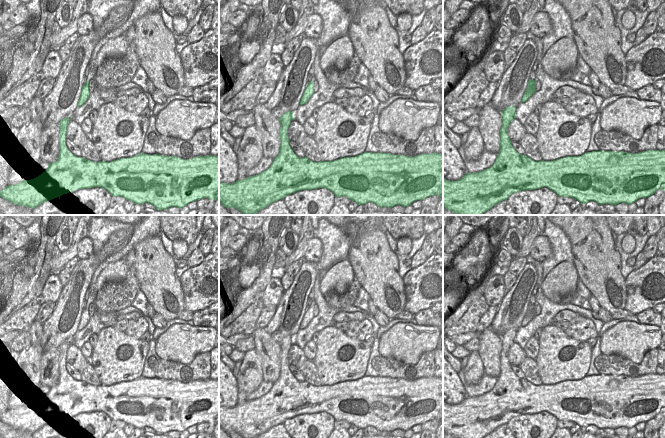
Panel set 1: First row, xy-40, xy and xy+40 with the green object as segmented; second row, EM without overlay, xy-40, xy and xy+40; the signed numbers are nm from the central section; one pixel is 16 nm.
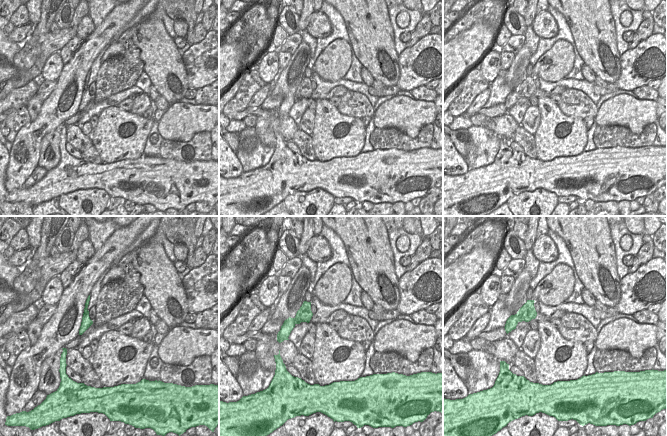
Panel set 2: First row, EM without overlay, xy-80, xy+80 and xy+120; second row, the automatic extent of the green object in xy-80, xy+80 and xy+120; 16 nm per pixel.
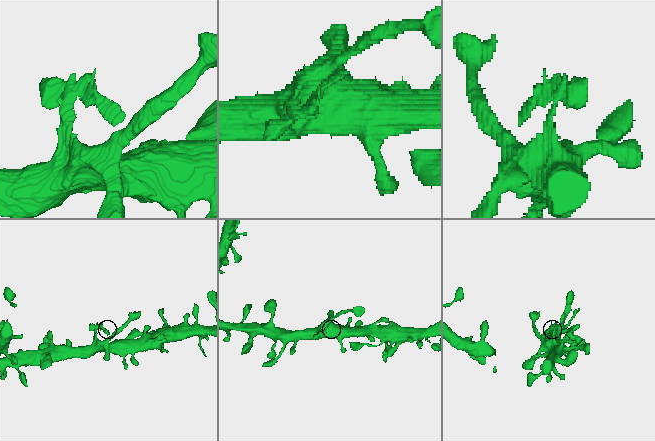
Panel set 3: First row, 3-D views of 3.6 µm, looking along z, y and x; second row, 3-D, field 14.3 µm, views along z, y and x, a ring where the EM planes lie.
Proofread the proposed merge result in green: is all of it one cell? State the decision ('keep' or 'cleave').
keep

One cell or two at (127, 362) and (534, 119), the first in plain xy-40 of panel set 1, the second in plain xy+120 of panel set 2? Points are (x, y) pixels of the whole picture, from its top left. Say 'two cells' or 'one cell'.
two cells

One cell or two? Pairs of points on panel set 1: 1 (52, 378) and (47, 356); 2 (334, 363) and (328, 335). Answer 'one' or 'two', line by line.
1: one
2: one

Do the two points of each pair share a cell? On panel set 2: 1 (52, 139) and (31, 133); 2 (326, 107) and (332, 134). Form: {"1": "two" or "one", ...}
{"1": "two", "2": "one"}

